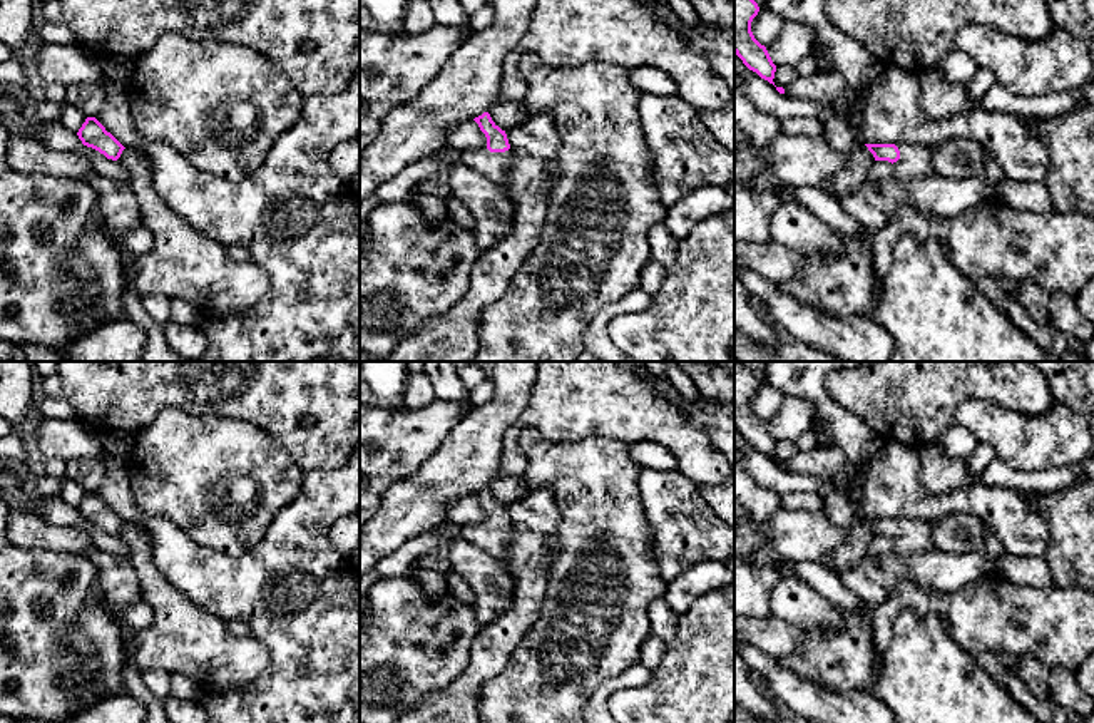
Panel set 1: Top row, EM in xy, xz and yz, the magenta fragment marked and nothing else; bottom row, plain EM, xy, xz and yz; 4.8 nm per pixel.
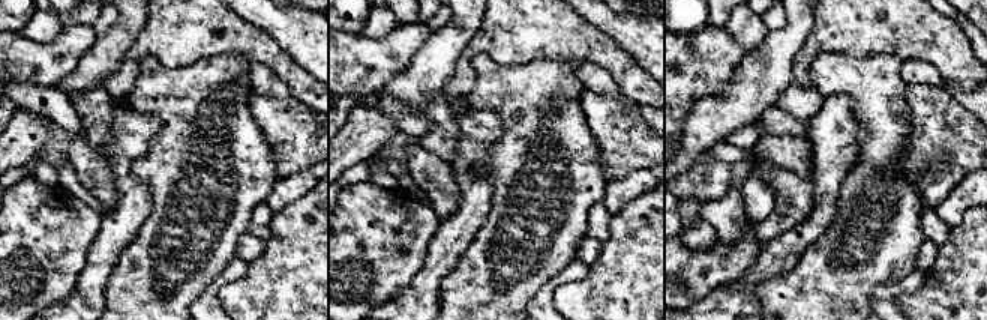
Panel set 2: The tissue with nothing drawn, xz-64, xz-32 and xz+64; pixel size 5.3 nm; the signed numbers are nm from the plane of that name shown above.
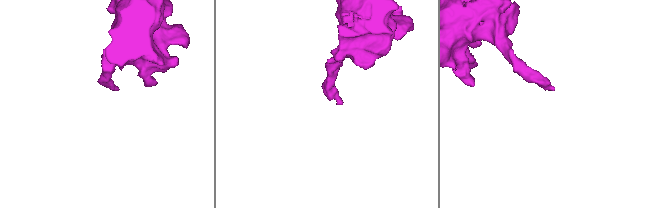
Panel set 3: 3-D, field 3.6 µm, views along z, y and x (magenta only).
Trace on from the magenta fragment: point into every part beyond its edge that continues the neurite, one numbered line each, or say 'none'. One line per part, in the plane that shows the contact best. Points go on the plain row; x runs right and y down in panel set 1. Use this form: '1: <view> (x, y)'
1: xz (494, 541)

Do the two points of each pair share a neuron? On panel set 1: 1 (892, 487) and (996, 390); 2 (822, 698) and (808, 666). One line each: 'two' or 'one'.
1: two
2: two

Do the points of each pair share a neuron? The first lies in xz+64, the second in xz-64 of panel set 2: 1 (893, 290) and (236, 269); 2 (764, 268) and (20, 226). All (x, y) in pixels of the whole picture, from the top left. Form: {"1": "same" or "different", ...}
{"1": "same", "2": "different"}

